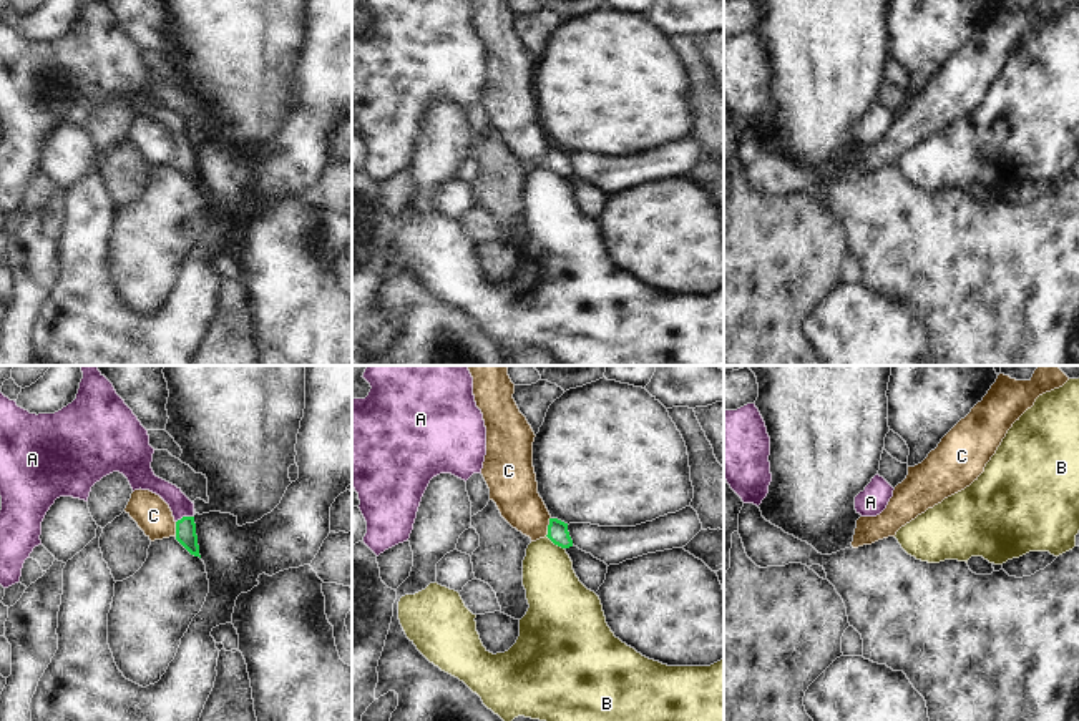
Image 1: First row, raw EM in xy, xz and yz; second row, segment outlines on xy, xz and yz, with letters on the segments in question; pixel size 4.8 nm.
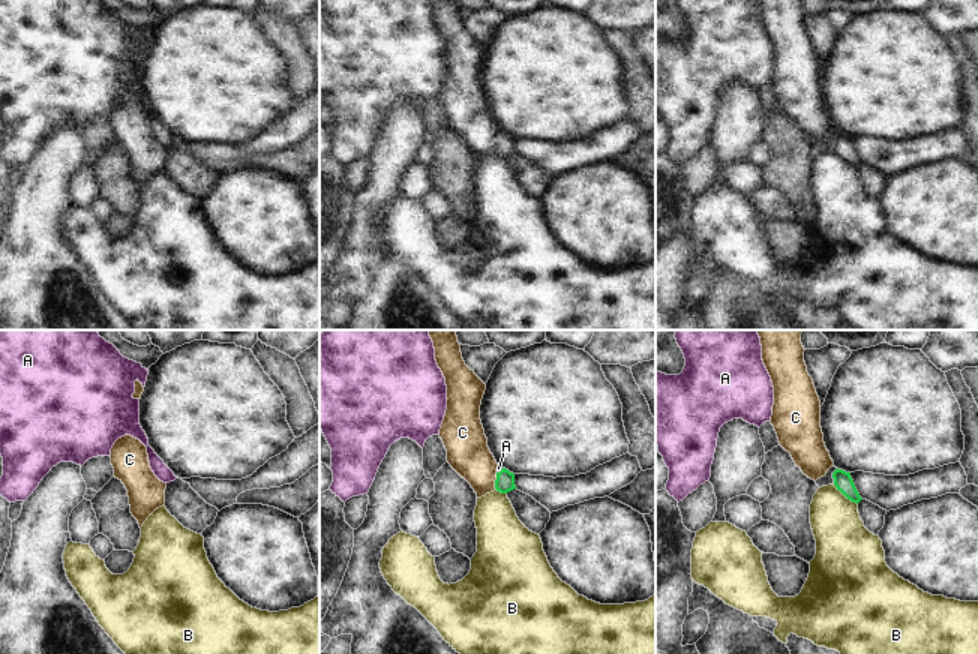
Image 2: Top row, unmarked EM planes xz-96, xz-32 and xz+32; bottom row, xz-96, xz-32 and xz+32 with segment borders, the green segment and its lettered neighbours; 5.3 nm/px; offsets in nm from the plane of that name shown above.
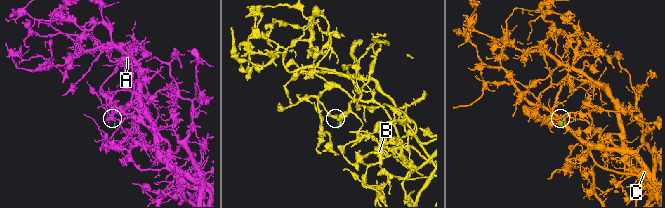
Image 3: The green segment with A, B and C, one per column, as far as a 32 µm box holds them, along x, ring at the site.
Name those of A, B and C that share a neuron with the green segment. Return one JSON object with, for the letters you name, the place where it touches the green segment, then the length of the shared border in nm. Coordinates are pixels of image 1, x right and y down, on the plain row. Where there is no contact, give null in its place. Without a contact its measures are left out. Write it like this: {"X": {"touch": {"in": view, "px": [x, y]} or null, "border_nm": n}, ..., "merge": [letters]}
{"A": {"touch": {"in": "xy", "px": [185, 145]}, "border_nm": 90}, "merge": ["A"]}

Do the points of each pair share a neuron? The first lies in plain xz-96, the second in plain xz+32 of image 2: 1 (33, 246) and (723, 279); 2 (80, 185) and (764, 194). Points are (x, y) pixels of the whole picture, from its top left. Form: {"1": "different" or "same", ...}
{"1": "same", "2": "different"}

